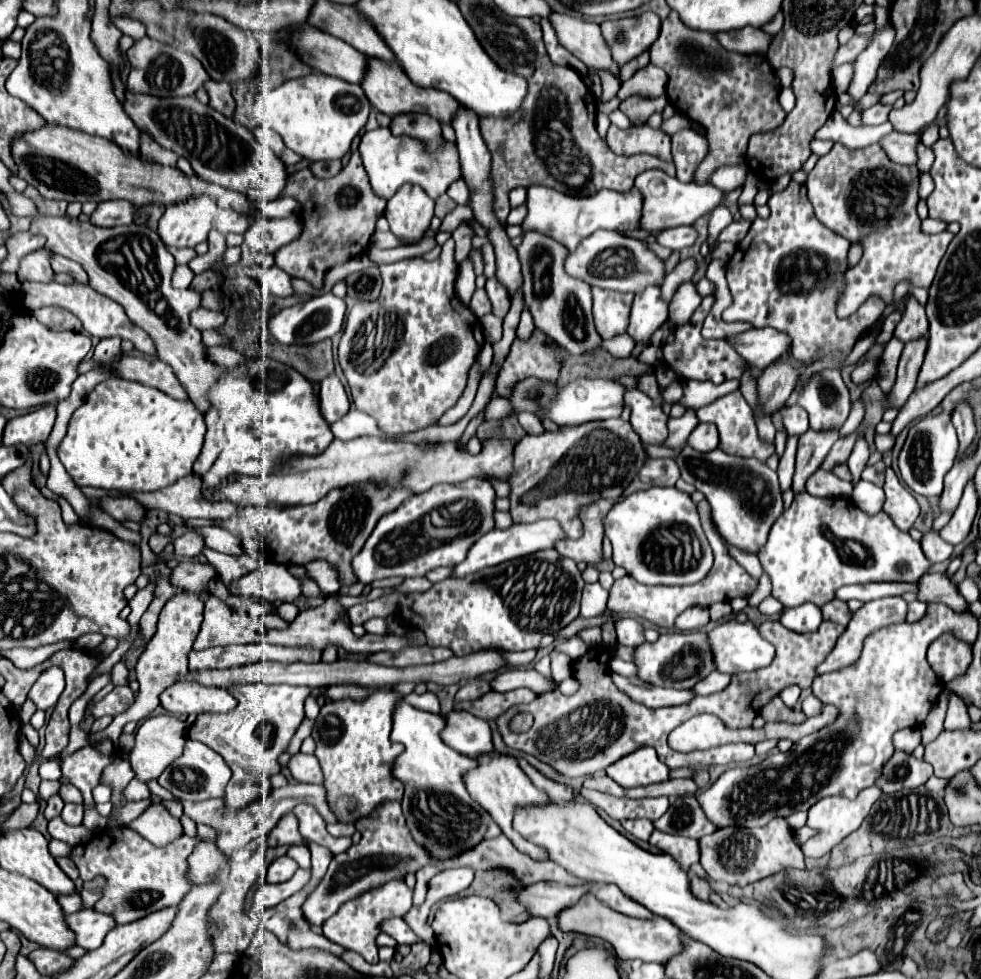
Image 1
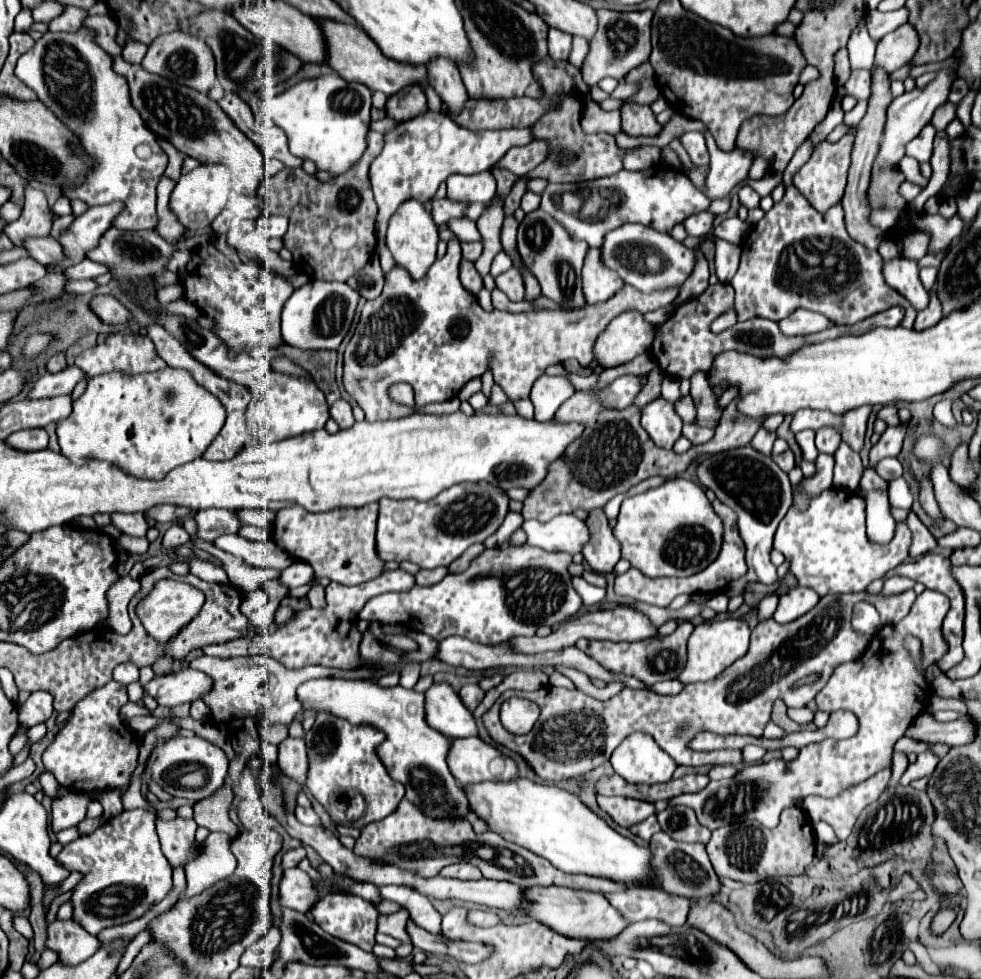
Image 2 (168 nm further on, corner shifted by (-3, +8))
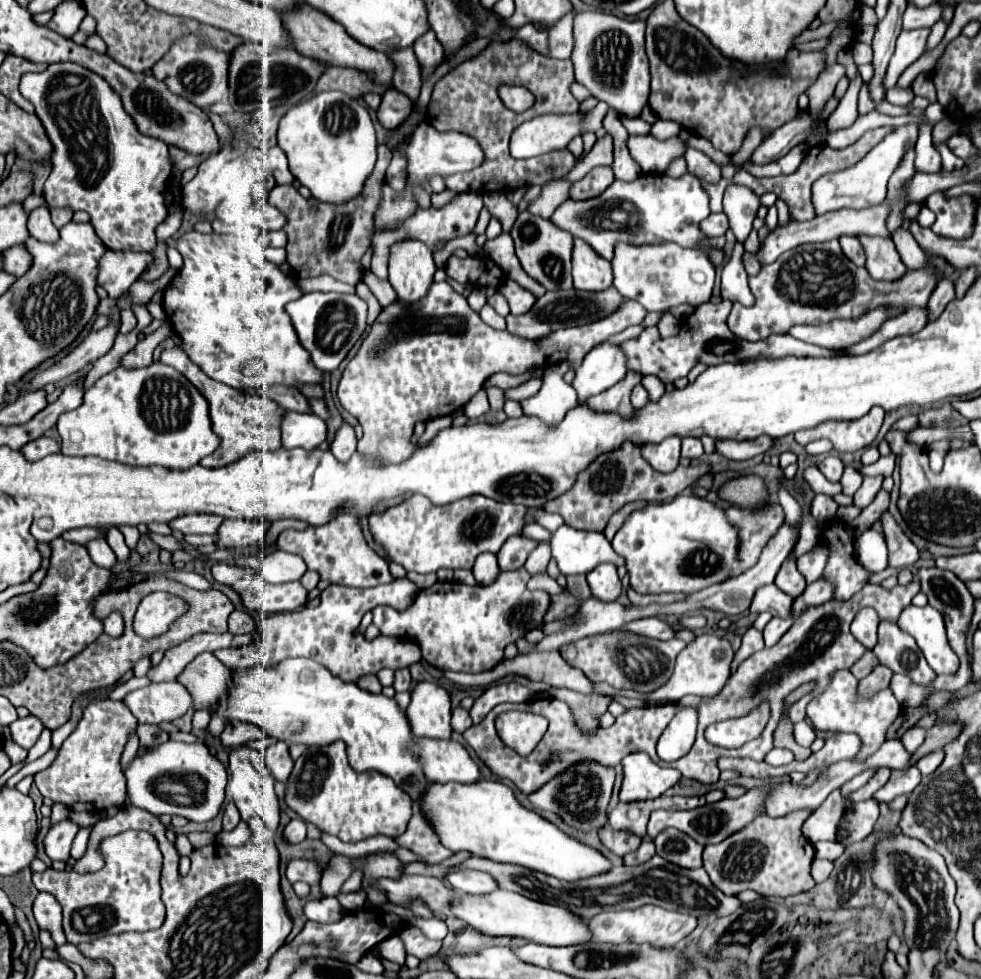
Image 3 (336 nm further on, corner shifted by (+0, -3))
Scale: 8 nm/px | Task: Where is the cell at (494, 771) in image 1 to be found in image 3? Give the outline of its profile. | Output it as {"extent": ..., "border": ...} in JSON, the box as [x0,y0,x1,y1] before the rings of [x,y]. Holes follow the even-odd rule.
{"extent":[416,740,480,784],"border":[[[416,740],[416,754],[422,758],[426,778],[430,782],[474,784],[480,780],[480,768],[468,756],[468,750],[454,740]]]}

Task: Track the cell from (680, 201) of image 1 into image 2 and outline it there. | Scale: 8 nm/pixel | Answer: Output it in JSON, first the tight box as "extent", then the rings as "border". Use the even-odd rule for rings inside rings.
{"extent":[704,129,757,201],"border":[[[708,129],[704,136],[710,155],[710,170],[705,181],[707,197],[711,201],[723,199],[729,195],[733,187],[741,185],[747,179],[749,167],[757,155],[753,151],[745,151],[739,147],[729,153],[723,153],[721,149],[717,149],[715,140]]]}

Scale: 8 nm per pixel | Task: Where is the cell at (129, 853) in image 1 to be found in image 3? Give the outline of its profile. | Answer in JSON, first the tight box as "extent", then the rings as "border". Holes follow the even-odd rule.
{"extent":[34,830,164,944],"border":[[[128,830],[116,836],[110,836],[100,842],[100,854],[104,858],[104,868],[88,874],[76,874],[74,870],[54,870],[48,868],[46,872],[34,872],[34,886],[38,890],[50,892],[56,896],[58,904],[62,906],[64,914],[64,934],[70,944],[92,942],[96,938],[108,934],[122,934],[122,932],[146,932],[156,930],[164,922],[164,906],[160,898],[160,872],[162,872],[162,852],[158,842],[152,834],[142,830]]]}

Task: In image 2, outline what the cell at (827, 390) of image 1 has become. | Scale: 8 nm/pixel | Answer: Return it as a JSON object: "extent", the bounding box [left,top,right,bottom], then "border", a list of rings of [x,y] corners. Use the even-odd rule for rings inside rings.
{"extent":[815,427,841,455],"border":[[[833,427],[827,429],[819,429],[817,437],[815,437],[815,445],[819,449],[819,453],[827,453],[827,455],[835,455],[835,451],[839,449],[841,443],[841,435],[837,435],[837,431]]]}

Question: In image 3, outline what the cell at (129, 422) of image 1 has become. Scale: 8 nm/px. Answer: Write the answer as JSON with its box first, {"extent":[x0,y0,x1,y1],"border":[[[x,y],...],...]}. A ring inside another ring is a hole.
{"extent":[56,362,220,470],"border":[[[154,362],[146,368],[126,370],[116,368],[104,374],[84,394],[82,406],[66,412],[56,424],[62,438],[62,454],[68,456],[100,456],[106,460],[124,462],[126,466],[162,466],[168,470],[188,470],[204,456],[212,454],[220,442],[210,426],[210,410],[206,398],[172,366]]]}

